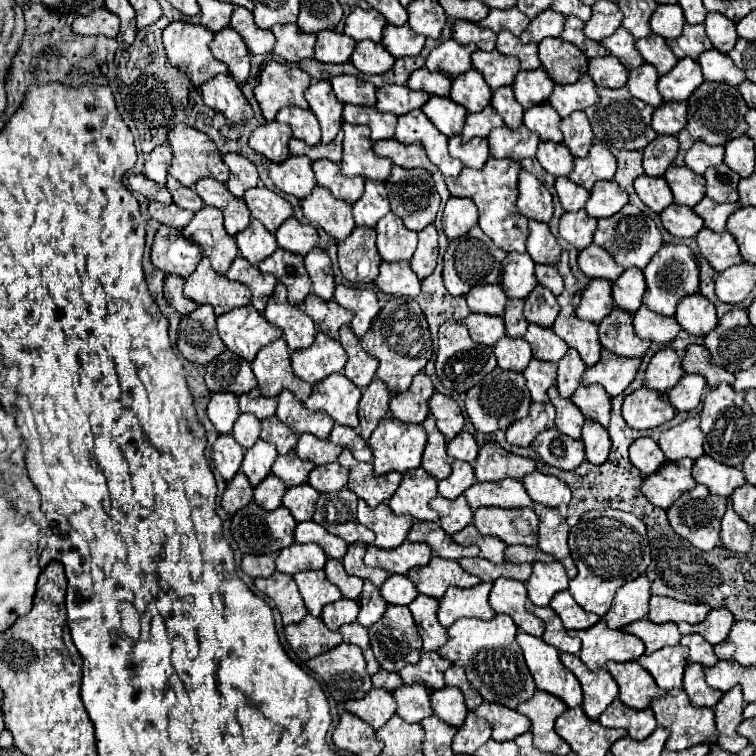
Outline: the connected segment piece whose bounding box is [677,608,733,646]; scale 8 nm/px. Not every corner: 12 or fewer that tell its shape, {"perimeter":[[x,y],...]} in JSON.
{"perimeter":[[711,610],[699,624],[679,622],[681,634],[701,634],[715,646],[727,640],[733,614]]}

